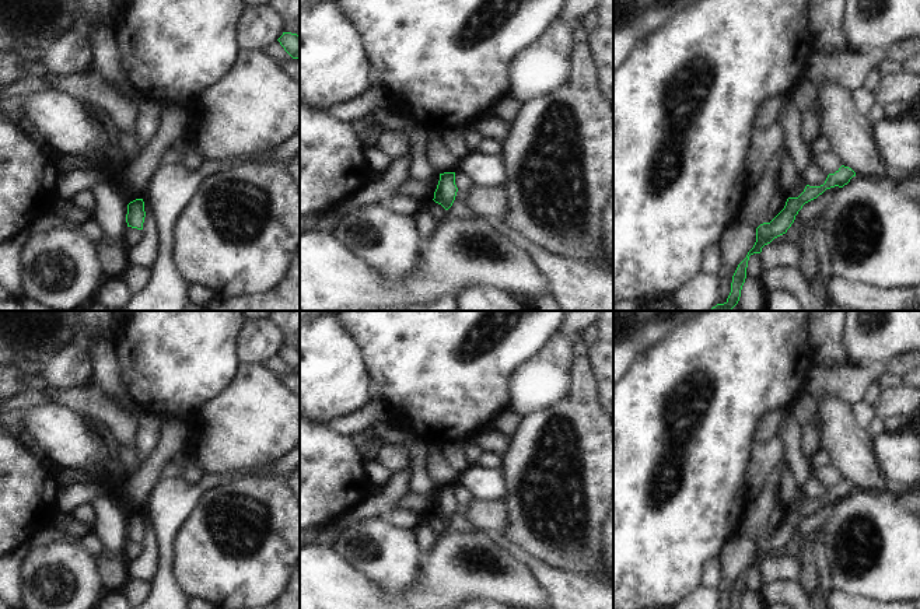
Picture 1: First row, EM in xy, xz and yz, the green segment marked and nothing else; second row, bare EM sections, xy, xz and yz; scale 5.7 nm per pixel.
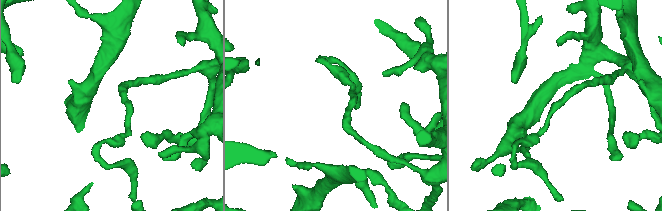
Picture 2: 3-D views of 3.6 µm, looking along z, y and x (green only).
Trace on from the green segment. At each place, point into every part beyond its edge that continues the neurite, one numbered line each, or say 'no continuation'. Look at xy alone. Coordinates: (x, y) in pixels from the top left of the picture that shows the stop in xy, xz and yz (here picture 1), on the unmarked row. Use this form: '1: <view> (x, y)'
no continuation

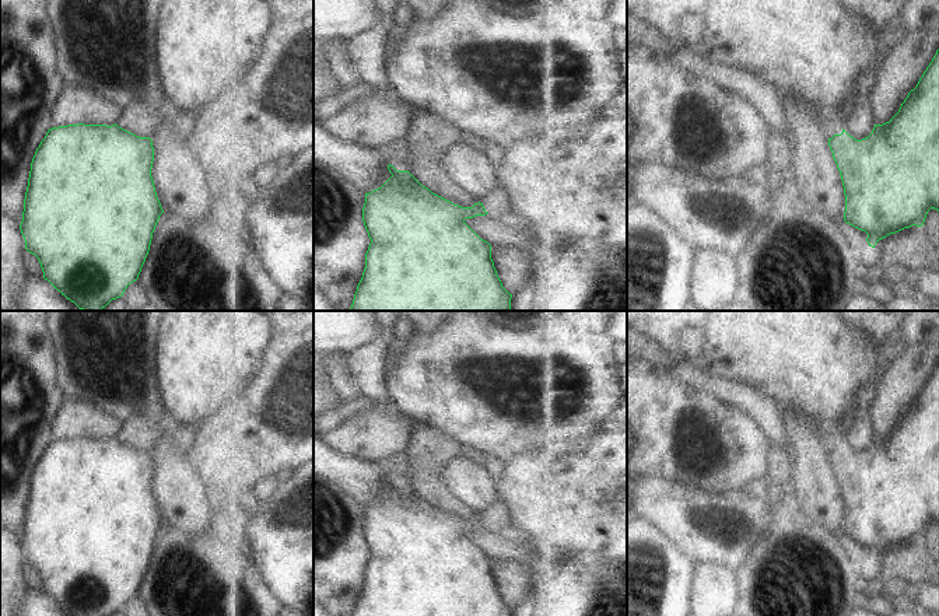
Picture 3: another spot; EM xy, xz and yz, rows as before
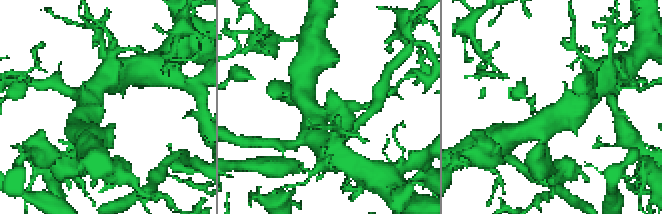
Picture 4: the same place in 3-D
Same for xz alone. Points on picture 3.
1: xz (497, 515)

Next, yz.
1: yz (831, 440)

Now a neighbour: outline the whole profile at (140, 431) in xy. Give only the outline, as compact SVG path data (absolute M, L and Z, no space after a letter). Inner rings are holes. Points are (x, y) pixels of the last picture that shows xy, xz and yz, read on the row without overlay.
M134 414L126 420L116 438L139 451L150 451L162 430L157 421L147 414Z

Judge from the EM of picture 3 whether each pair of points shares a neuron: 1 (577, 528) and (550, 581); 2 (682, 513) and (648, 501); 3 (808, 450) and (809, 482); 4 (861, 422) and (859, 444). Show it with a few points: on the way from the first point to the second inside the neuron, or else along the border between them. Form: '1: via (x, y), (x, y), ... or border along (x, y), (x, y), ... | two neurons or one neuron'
1: border along (533, 541), (561, 552), (591, 553), (596, 559) | two neurons
2: via (673, 507), (657, 501) | one neuron
3: via (809, 458), (809, 473) | one neuron
4: via (861, 427), (859, 438) | one neuron

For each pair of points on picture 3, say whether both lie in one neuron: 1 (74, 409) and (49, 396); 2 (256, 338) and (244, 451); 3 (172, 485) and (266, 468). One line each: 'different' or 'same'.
1: different
2: different
3: different

